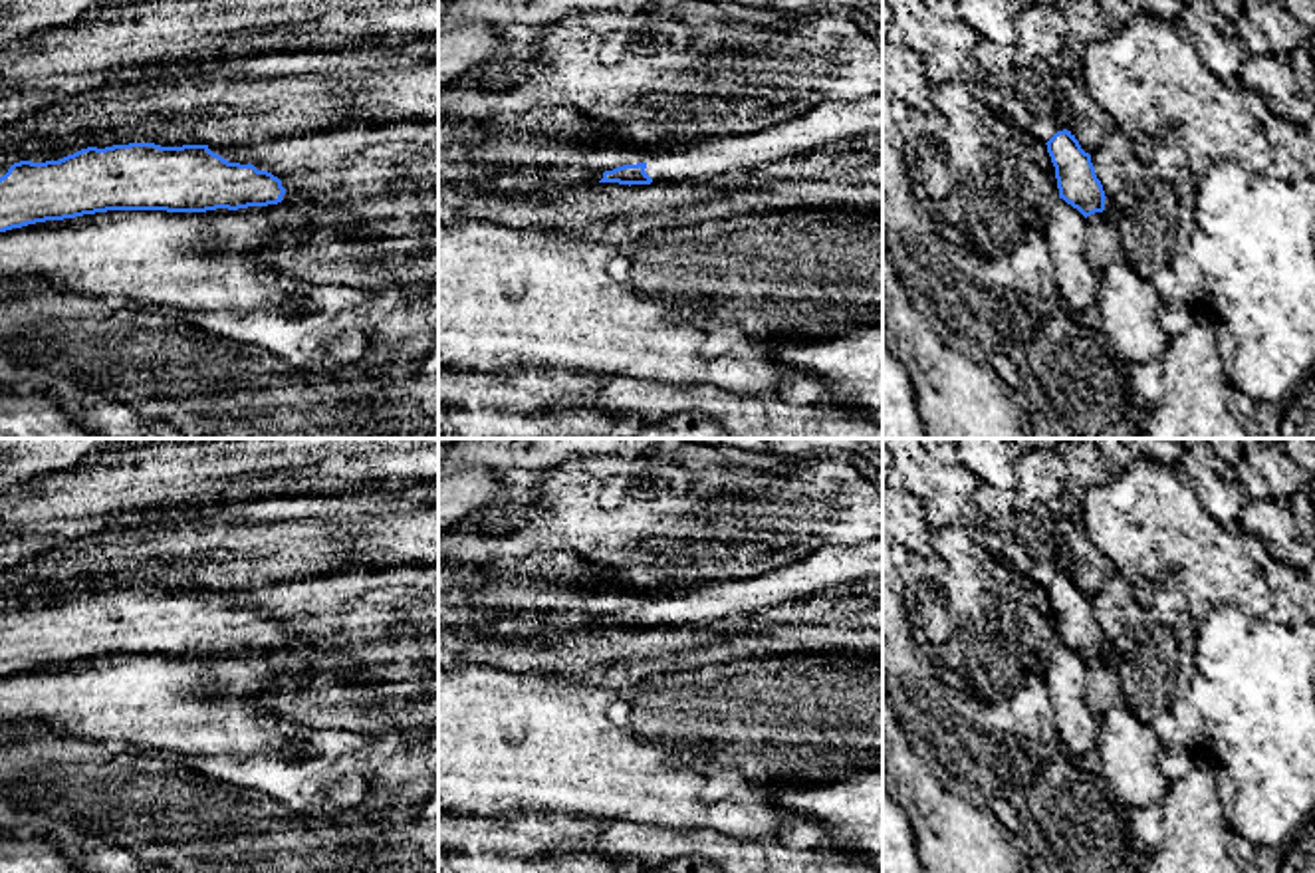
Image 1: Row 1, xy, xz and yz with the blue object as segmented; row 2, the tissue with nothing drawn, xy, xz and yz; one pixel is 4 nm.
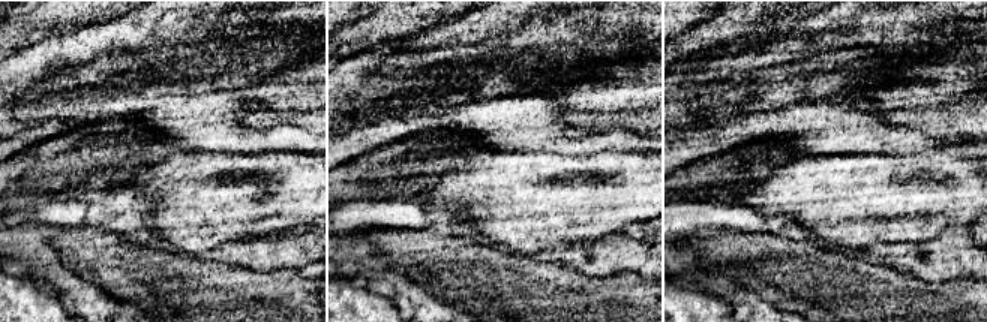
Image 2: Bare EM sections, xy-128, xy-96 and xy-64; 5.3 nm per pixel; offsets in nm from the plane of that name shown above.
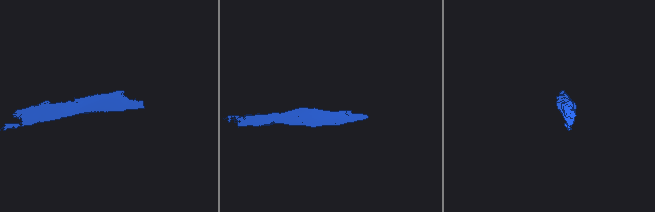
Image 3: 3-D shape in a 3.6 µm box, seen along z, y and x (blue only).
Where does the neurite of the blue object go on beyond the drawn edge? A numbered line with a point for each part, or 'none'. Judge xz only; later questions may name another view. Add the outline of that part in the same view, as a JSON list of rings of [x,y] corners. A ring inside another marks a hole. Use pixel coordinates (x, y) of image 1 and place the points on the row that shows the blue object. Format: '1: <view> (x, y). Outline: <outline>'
1: xz (837, 122). Outline: [[[883,95],[825,101],[803,115],[748,135],[724,135],[647,161],[655,185],[732,179],[766,163],[817,153],[883,133]]]

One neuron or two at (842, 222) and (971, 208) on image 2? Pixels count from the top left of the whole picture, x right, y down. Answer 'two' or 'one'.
one

